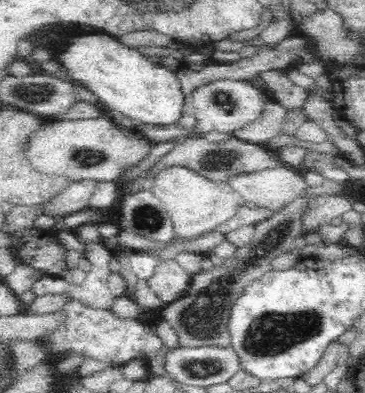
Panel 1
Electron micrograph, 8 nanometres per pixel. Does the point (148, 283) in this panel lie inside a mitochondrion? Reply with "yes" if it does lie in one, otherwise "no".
no

